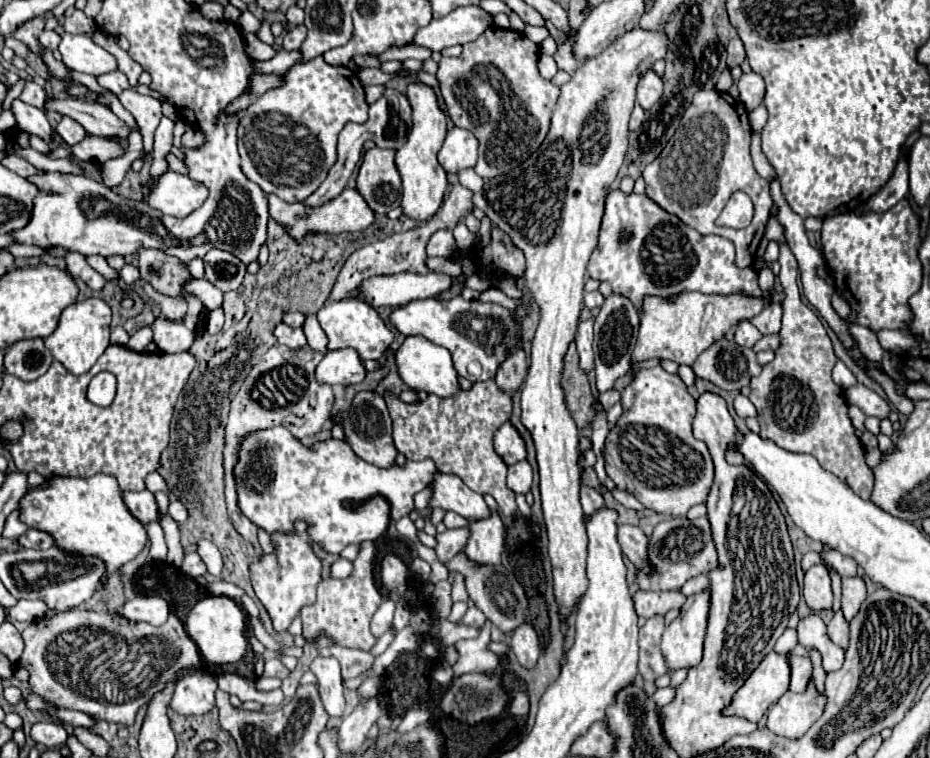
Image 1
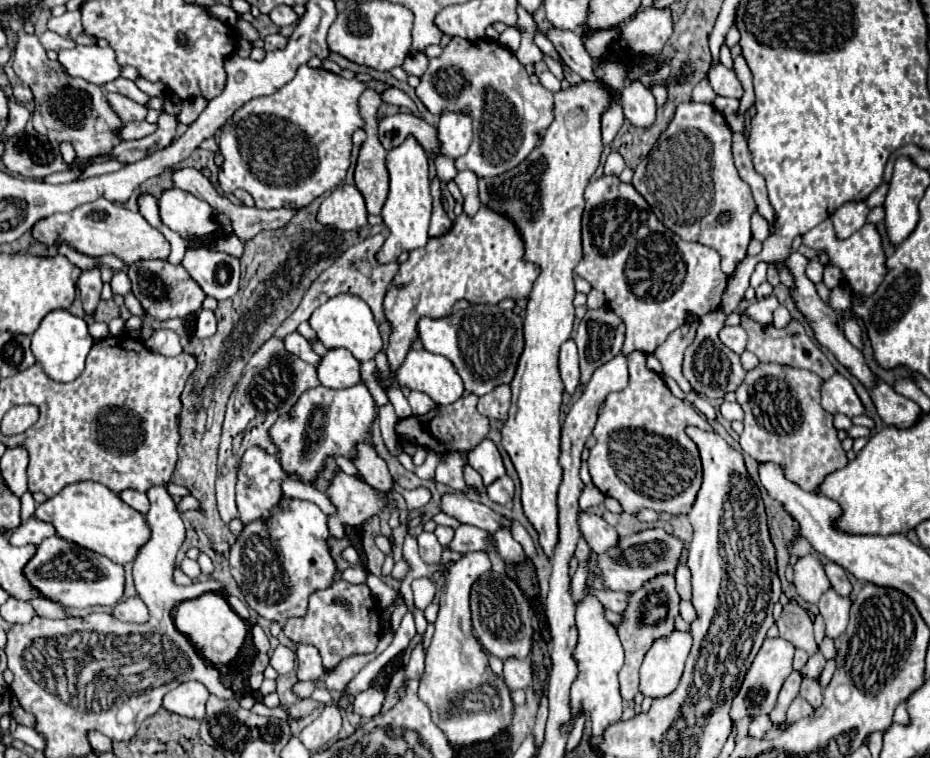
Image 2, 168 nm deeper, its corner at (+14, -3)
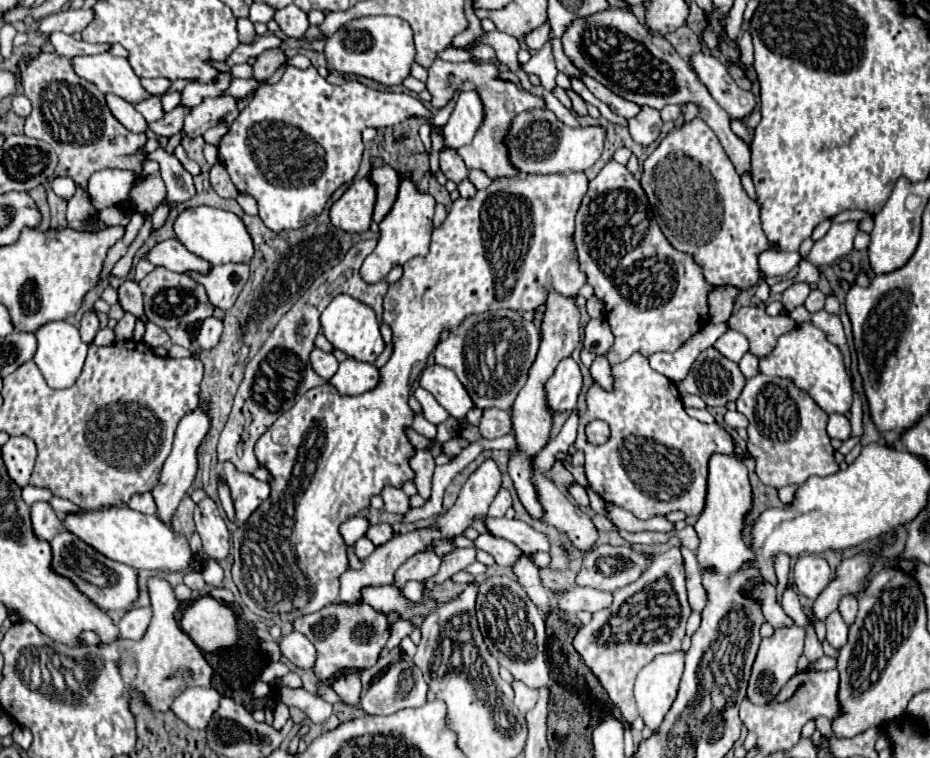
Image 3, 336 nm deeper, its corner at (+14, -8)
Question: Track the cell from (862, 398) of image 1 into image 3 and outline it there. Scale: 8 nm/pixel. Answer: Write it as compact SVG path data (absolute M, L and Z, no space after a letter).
M798 324L794 332L780 336L772 356L760 360L760 372L768 376L792 378L792 382L806 390L814 402L828 414L846 414L852 404L852 384L844 368L840 350L826 340L826 334L814 324Z

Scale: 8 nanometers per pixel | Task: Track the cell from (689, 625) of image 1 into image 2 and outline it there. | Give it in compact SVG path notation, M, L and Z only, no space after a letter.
M682 631L654 641L640 667L640 693L650 699L670 695L680 683L690 647L692 637Z

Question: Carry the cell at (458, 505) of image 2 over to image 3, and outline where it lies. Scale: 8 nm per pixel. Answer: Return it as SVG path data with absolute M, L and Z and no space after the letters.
M486 516L484 518L484 526L486 530L492 534L492 536L498 536L498 538L504 538L512 544L516 544L524 554L532 554L536 550L544 550L548 552L548 540L544 534L536 532L532 526L528 526L526 522L522 520L516 520L516 518L490 518Z

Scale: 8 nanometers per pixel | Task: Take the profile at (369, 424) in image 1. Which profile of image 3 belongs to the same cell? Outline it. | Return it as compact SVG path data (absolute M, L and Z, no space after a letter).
M386 486L382 488L382 500L384 500L384 508L388 512L396 512L396 514L406 514L406 510L410 508L408 504L408 496L400 490L400 488L394 488L394 486Z

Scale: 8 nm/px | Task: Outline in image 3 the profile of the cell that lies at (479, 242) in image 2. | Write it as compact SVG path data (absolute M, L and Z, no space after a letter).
M572 172L572 174L548 174L548 176L534 176L534 174L526 174L526 176L518 176L512 180L494 180L488 190L480 190L474 198L470 200L456 200L452 202L452 208L448 212L448 218L444 220L444 224L440 228L436 228L432 232L432 242L430 242L430 252L422 258L412 258L404 264L404 274L398 282L390 284L386 296L384 296L384 322L390 326L392 330L392 356L390 360L380 368L380 380L378 386L358 394L358 396L342 396L336 392L336 388L332 388L332 384L324 384L318 388L308 390L288 412L284 412L256 442L256 458L262 466L266 466L272 474L272 494L268 496L268 500L244 522L244 526L240 526L234 534L232 534L232 554L234 554L234 564L232 564L232 578L234 584L240 590L240 596L244 600L244 604L248 606L250 612L254 612L256 616L264 618L264 620L272 620L276 624L280 622L292 622L298 616L310 614L310 612L318 612L320 608L332 604L338 600L338 592L340 592L340 576L348 570L348 558L346 558L346 544L338 532L338 526L346 520L356 516L360 510L364 510L370 504L370 496L380 494L380 490L384 486L396 486L400 488L402 482L412 480L414 472L408 466L408 458L414 454L412 444L408 442L406 434L402 432L404 426L412 424L412 410L408 406L408 398L410 398L410 388L412 382L418 378L418 374L422 372L422 368L426 366L426 358L428 354L434 350L436 342L440 340L442 330L452 330L456 328L456 324L460 324L460 320L464 320L470 314L480 314L480 312L488 312L488 310L500 310L500 308L510 308L516 312L526 312L526 310L534 310L536 306L546 302L546 294L548 290L556 290L562 296L568 298L576 298L580 286L586 282L586 276L580 272L578 268L578 260L576 260L576 250L574 250L574 242L572 242L572 234L574 234L574 216L578 212L578 206L584 198L584 192L588 190L588 180L584 172Z

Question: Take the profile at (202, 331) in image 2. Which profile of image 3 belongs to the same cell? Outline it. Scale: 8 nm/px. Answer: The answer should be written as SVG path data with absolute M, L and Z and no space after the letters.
M214 316L206 318L202 322L202 328L200 328L200 334L198 334L198 346L202 348L214 348L220 340L220 334L222 334L222 322L216 320Z

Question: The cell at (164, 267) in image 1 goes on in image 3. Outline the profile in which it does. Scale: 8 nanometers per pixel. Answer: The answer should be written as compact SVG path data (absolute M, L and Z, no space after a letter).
M154 268L144 280L140 280L140 288L144 294L144 314L150 322L160 328L172 328L178 324L192 324L212 316L214 306L210 304L204 286L194 282L186 274L176 274L166 268Z

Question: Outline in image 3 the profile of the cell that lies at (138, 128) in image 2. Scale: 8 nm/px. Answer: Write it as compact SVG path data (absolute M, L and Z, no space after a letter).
M176 106L172 112L164 114L164 118L148 124L148 130L154 132L158 138L170 138L170 136L174 136L182 128L182 120L184 120L186 112L188 112L188 108Z

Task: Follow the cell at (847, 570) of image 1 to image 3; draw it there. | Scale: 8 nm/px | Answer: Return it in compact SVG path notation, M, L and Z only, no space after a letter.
M852 594L842 596L842 600L838 604L838 612L842 614L846 624L852 624L852 620L856 618L856 610L858 610L858 598L852 596Z

